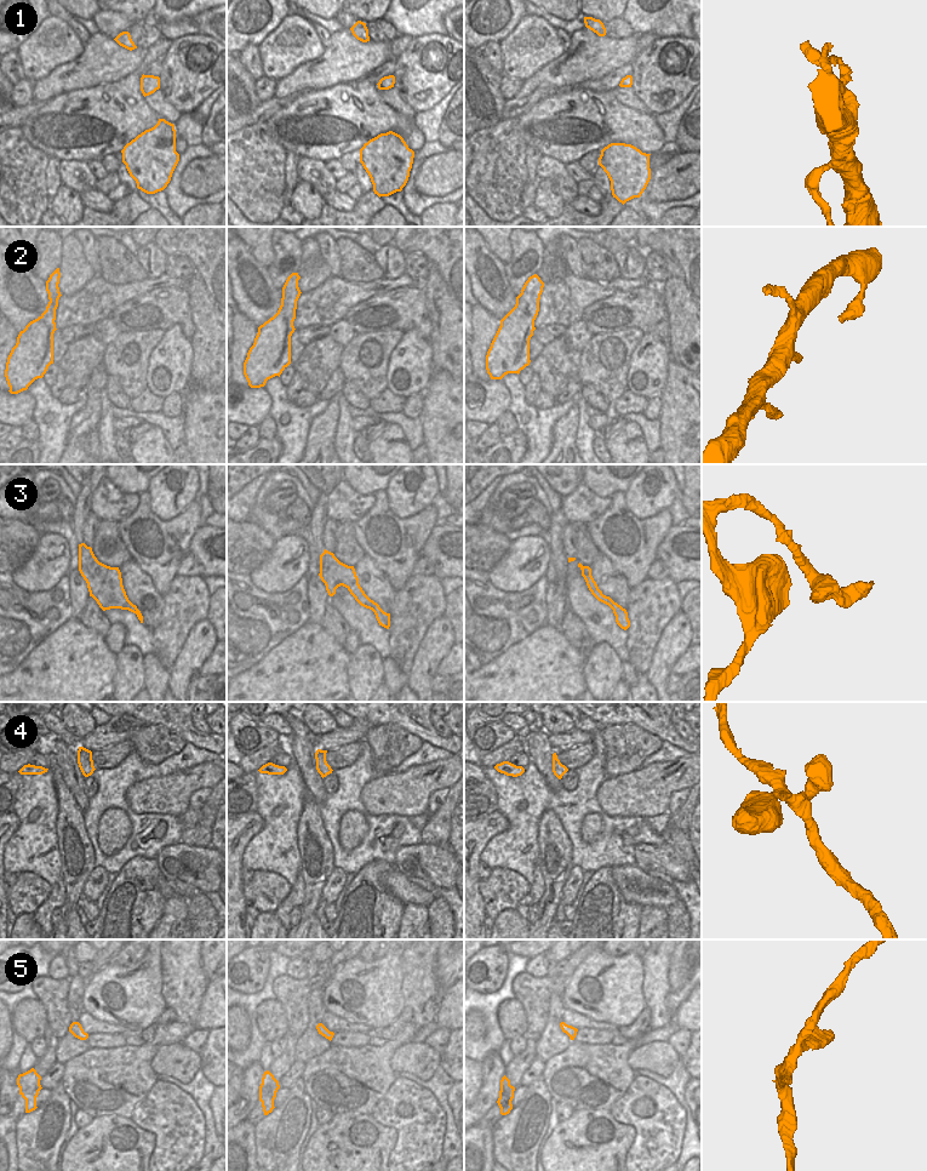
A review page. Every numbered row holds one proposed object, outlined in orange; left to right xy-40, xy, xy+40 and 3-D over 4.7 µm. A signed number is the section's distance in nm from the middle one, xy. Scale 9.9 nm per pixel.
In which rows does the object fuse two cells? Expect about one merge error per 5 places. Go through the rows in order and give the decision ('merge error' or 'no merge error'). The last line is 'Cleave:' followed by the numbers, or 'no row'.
1: no merge error
2: no merge error
3: no merge error
4: no merge error
5: no merge error
Cleave: no row

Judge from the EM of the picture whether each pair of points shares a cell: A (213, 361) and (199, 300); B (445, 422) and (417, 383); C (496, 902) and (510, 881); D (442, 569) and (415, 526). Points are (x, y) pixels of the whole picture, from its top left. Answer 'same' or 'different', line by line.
A: same
B: different
C: same
D: different

